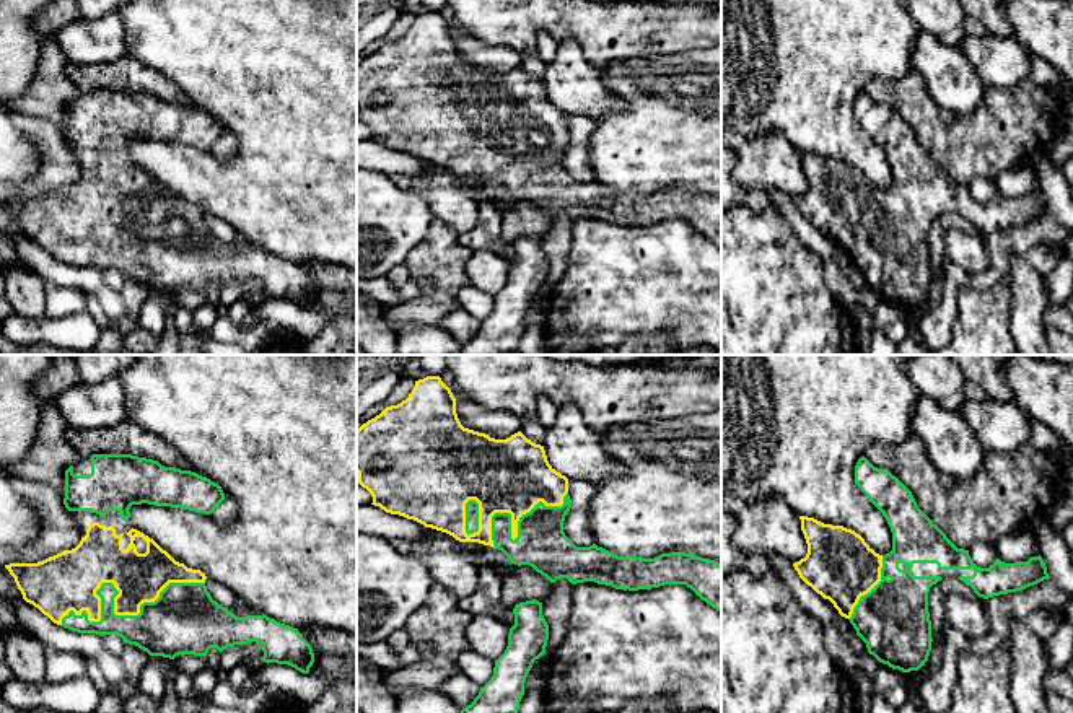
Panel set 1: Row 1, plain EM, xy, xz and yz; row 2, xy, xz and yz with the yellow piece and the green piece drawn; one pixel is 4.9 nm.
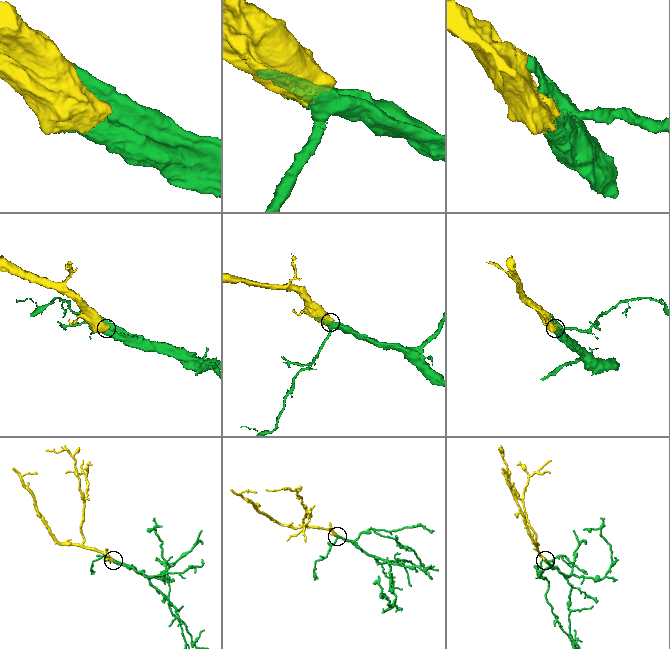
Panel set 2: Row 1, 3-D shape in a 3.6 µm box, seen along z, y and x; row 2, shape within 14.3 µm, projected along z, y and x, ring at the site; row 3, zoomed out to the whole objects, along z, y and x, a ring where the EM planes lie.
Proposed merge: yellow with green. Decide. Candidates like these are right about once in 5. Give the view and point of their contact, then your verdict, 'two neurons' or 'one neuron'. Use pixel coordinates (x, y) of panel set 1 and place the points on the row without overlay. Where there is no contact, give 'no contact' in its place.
meets yellow in xy at (114, 236); one neuron

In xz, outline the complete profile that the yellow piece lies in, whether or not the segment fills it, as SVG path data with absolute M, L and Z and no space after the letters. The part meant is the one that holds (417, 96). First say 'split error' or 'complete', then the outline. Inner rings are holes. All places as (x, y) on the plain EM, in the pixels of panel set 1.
split error; M440 11L415 16L405 36L386 42L357 65L357 109L358 119L373 132L371 140L446 168L459 177L497 182L508 192L510 200L529 200L550 218L567 213L572 220L594 217L624 226L685 220L721 247L721 199L715 195L685 187L661 189L655 194L617 192L596 179L576 182L563 168L563 156L572 143L568 114L549 99L544 81L532 78L521 67L506 75L495 75L464 63L456 49L456 34Z

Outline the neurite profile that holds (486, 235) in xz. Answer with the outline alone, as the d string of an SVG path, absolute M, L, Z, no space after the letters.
M480 202L477 205L477 223L472 230L458 234L459 244L469 247L471 251L484 249L495 252L511 264L515 260L515 249L513 246L506 247L500 236L503 210L488 202Z

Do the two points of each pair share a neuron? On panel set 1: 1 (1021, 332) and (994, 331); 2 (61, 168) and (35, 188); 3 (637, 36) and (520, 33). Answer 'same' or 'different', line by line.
1: different
2: same
3: same

